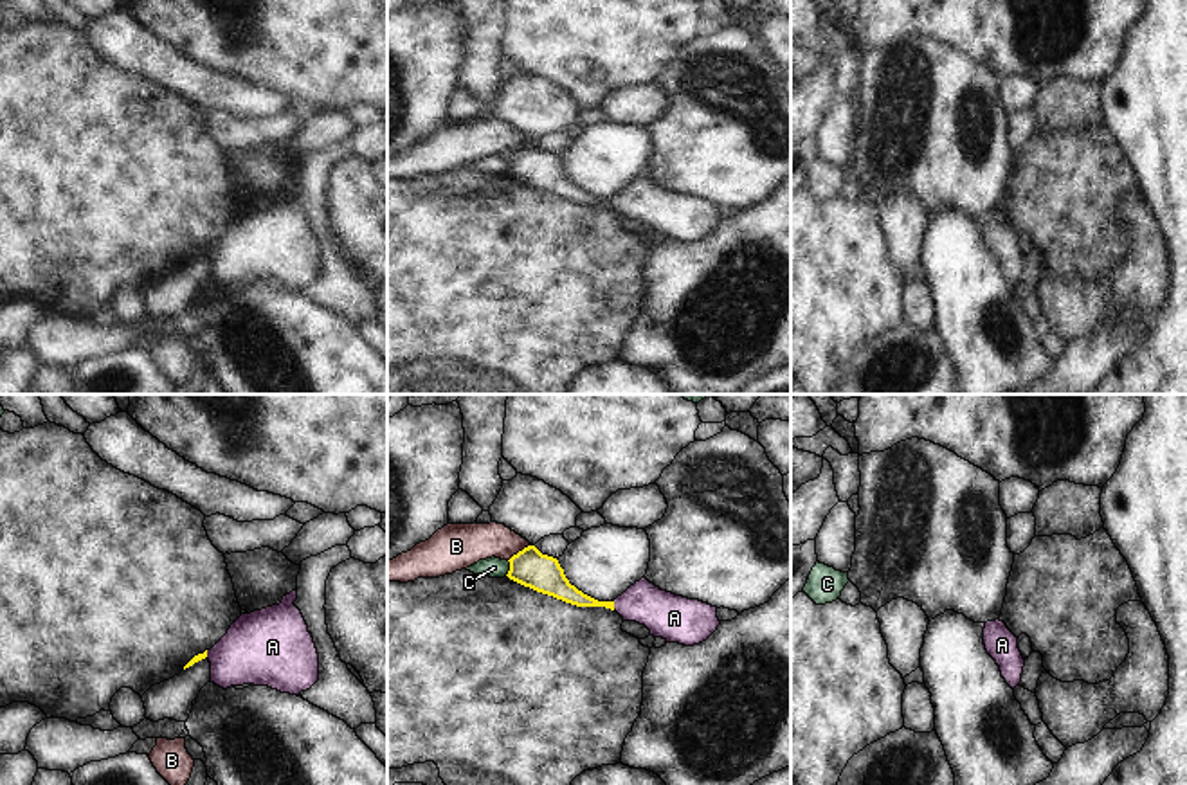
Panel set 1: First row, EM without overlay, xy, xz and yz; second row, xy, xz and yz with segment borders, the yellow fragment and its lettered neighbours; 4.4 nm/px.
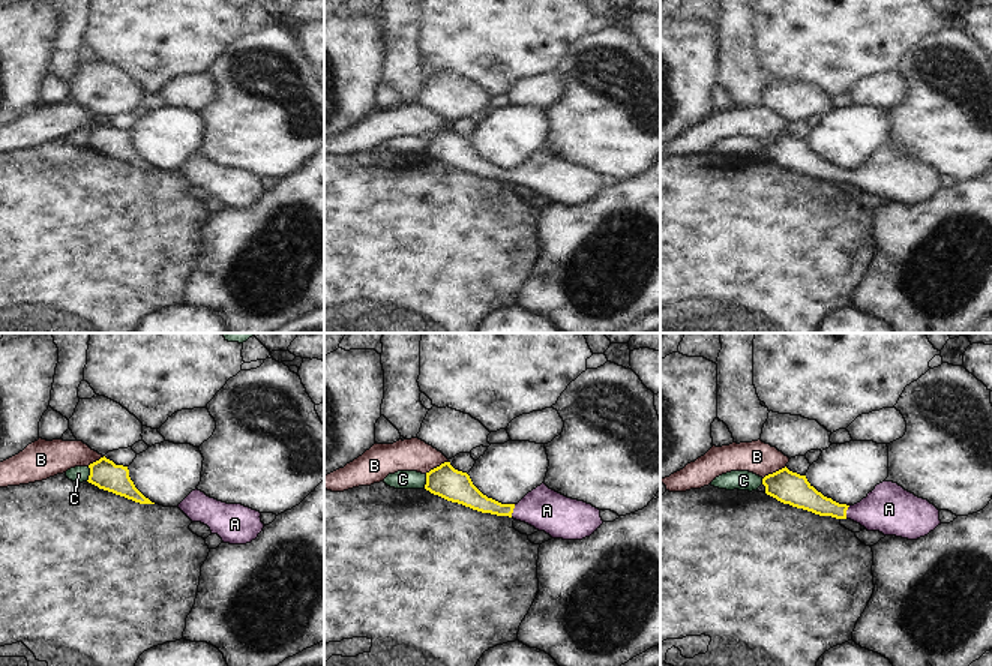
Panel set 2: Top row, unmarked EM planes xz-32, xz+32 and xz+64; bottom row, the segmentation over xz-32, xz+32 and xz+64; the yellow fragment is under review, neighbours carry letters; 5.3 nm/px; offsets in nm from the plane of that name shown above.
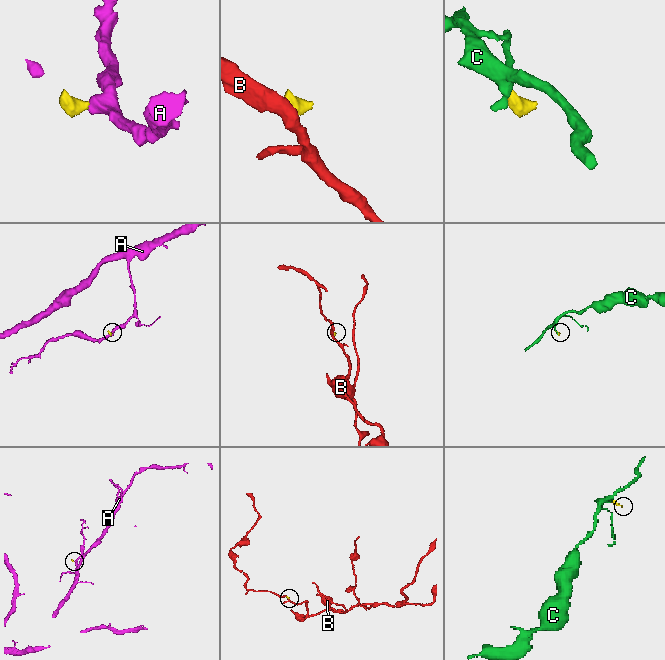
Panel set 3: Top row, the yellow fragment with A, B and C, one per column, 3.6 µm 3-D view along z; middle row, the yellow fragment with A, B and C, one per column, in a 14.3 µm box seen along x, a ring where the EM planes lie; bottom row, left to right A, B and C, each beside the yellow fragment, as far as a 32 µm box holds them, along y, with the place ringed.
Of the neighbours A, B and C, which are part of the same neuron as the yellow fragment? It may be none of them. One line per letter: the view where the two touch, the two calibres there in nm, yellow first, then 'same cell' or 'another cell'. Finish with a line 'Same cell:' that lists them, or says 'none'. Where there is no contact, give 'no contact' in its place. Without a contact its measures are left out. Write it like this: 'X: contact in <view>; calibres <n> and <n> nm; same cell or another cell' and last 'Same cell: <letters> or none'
A: contact in xz; calibres 90 and 200 nm; same cell
B: contact in xz; calibres 170 and 190 nm; another cell
C: contact in xz; calibres 170 and 90 nm; another cell
Same cell: A

